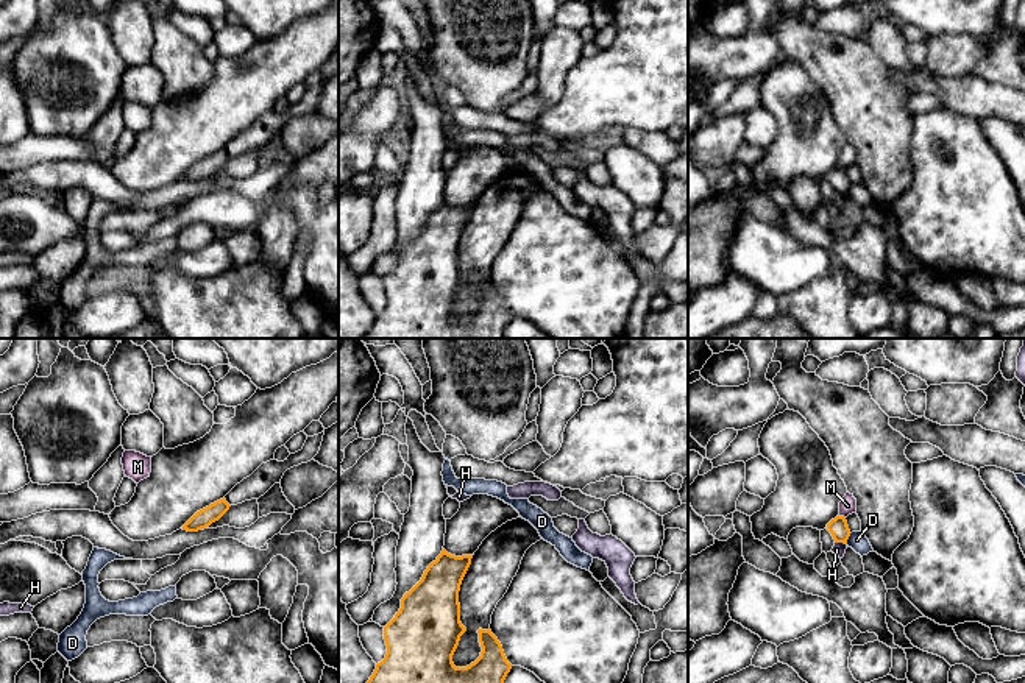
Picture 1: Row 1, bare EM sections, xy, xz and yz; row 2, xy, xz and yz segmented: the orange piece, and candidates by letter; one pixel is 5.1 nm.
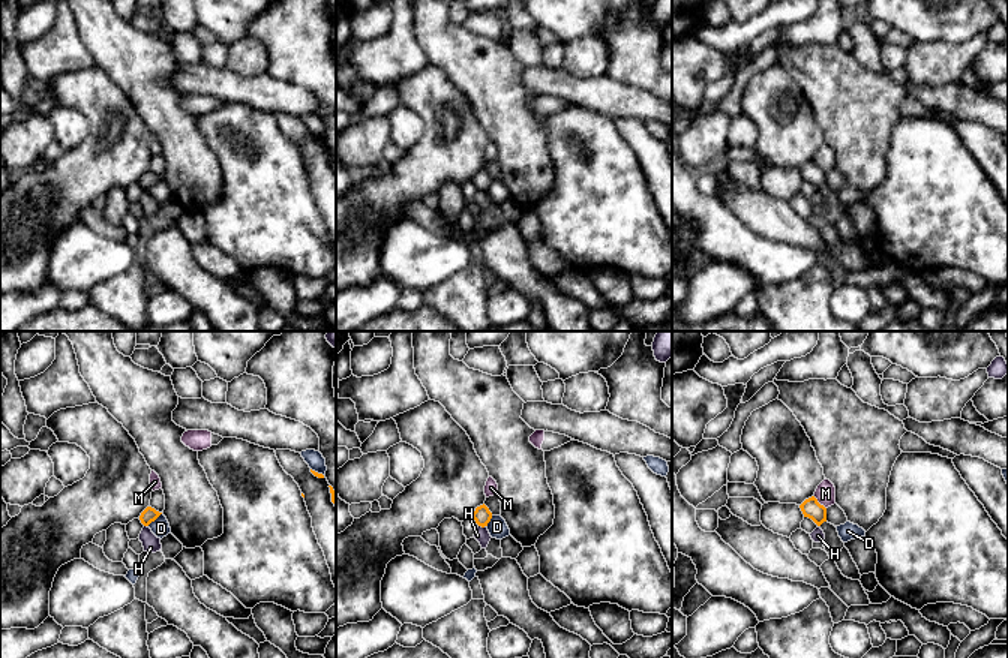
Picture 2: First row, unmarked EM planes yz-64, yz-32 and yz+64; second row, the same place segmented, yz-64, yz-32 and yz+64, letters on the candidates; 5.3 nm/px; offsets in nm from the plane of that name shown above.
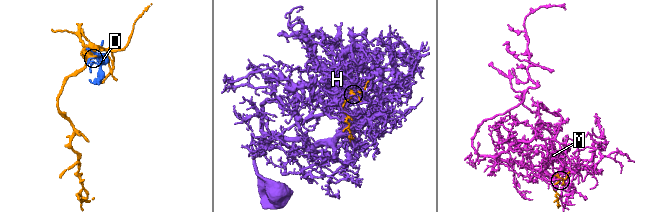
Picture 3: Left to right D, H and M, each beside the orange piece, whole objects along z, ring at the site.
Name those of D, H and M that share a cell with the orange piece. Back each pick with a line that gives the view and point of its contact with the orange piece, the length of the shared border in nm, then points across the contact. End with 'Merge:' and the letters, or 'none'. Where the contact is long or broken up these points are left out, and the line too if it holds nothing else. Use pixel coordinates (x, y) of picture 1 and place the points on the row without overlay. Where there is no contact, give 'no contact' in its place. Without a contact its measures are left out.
Merge: none

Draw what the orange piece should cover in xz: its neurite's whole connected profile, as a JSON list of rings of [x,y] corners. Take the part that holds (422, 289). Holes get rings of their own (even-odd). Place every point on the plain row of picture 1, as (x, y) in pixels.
[[[445,200],[424,221],[421,231],[404,245],[401,259],[384,278],[385,309],[365,338],[505,338],[512,320],[491,281],[479,279],[481,307],[466,318],[456,318],[452,306],[466,279],[460,273],[459,242],[473,206],[456,207]]]

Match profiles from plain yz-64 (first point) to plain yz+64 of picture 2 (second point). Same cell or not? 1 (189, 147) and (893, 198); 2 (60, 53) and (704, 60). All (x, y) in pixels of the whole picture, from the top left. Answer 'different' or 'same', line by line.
1: different
2: same

